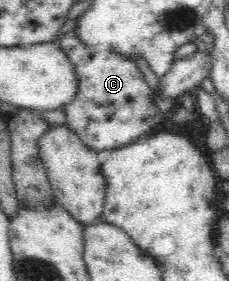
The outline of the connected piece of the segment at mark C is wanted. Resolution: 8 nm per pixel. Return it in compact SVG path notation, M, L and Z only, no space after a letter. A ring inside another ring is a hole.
M68 31L60 41L78 80L74 99L61 107L66 115L65 125L78 134L86 147L97 152L118 149L150 135L150 131L162 123L164 114L154 104L151 89L136 62L110 47L86 46L76 32Z

